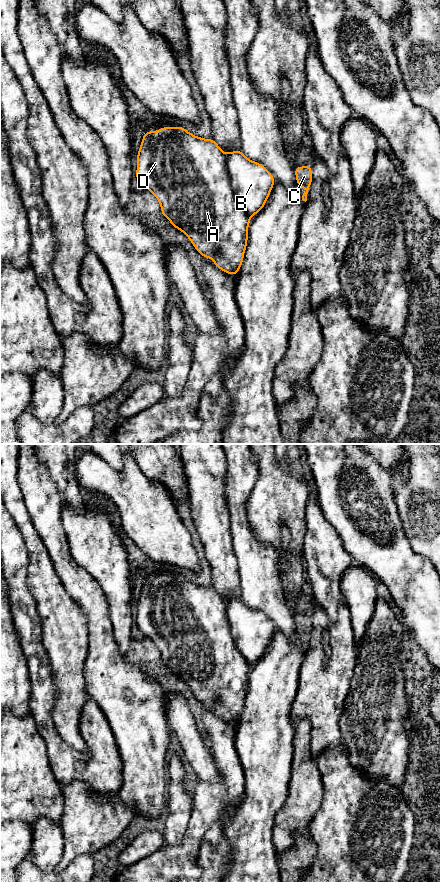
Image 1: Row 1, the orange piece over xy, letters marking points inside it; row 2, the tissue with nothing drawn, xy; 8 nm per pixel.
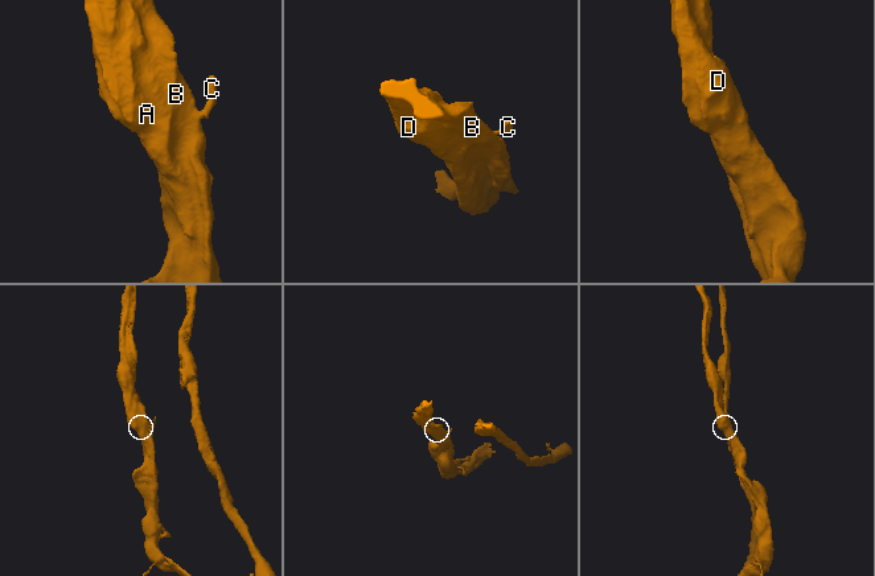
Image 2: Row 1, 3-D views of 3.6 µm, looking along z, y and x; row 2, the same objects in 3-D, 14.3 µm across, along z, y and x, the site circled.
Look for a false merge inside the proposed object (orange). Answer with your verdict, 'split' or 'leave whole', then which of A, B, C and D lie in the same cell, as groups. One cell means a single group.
leave whole | A B C D

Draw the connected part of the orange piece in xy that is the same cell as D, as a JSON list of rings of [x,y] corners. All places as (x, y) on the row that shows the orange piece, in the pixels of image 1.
[[[181,126],[146,131],[137,153],[135,178],[157,198],[162,216],[188,237],[199,254],[212,259],[224,273],[235,276],[243,263],[250,218],[265,206],[276,182],[266,167],[247,158],[241,150],[225,154],[212,138],[200,138]]]

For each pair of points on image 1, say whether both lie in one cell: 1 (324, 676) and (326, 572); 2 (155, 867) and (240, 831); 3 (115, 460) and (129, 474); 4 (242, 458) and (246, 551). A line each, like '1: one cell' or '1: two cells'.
1: one cell
2: two cells
3: two cells
4: one cell

